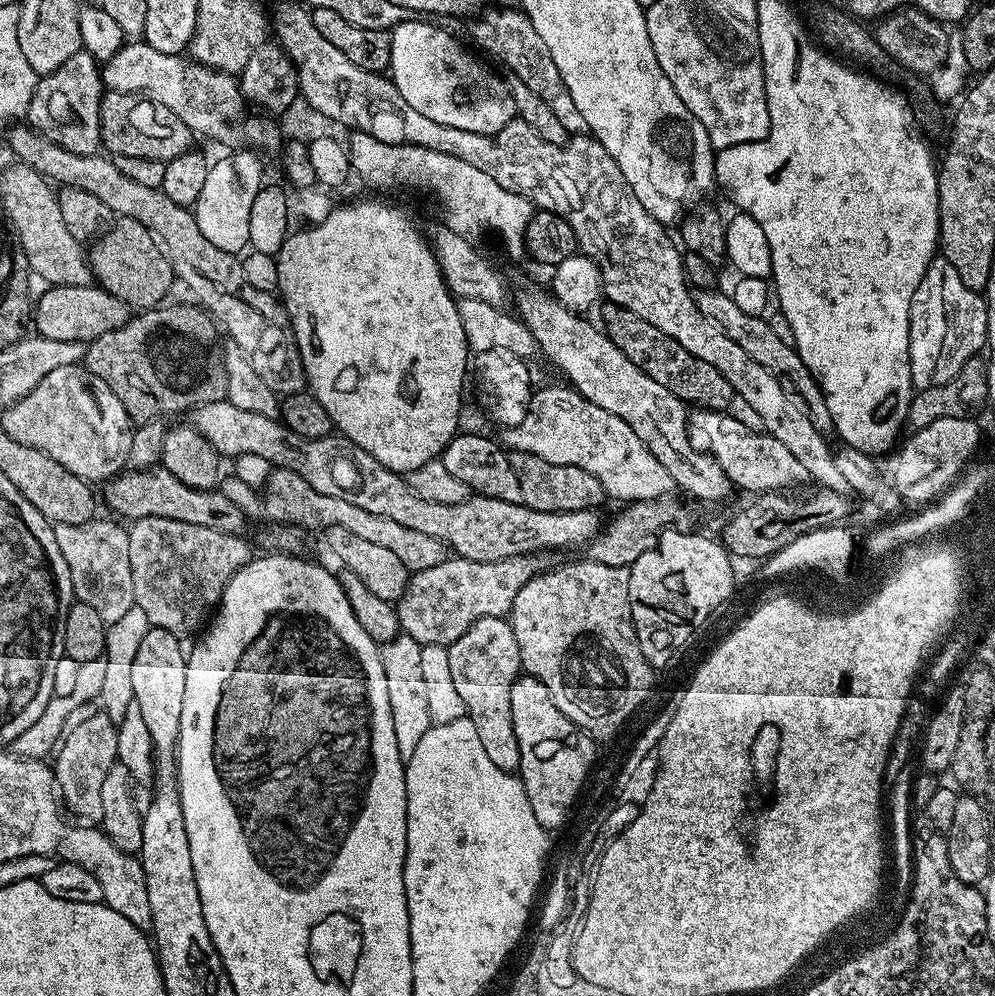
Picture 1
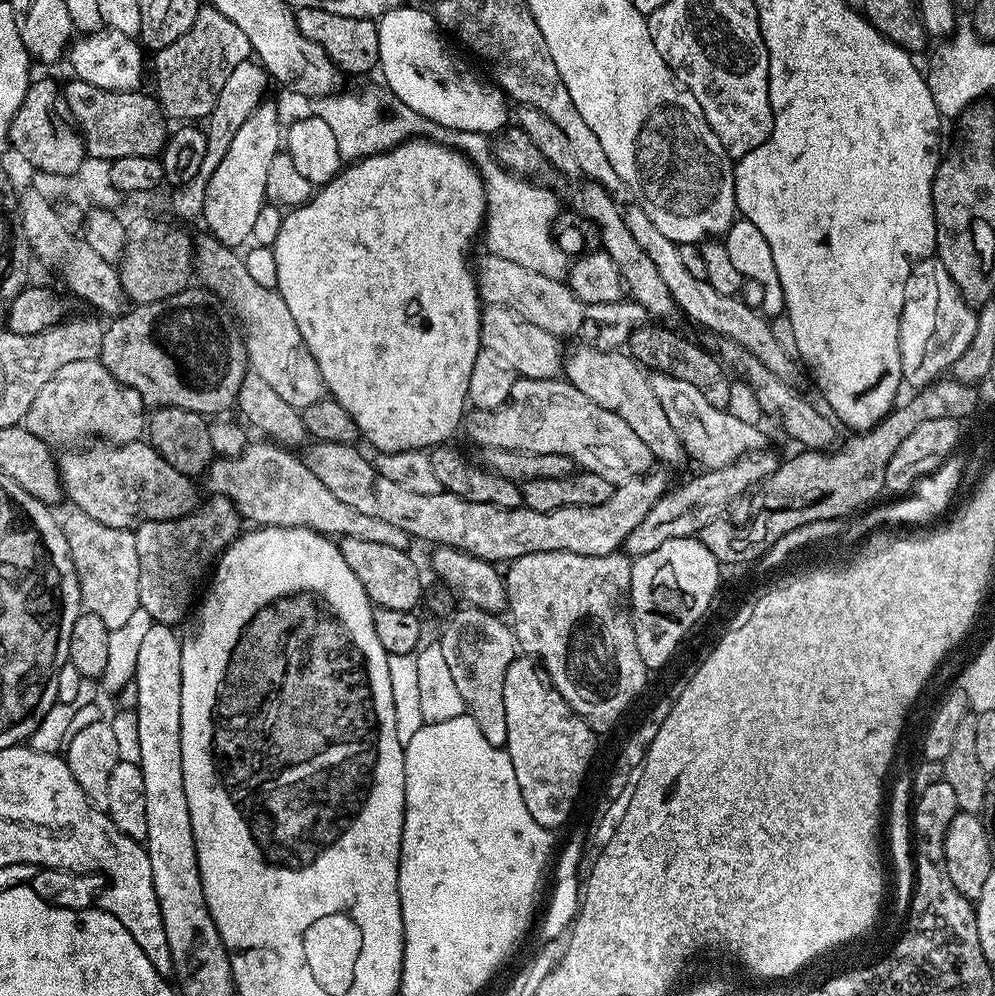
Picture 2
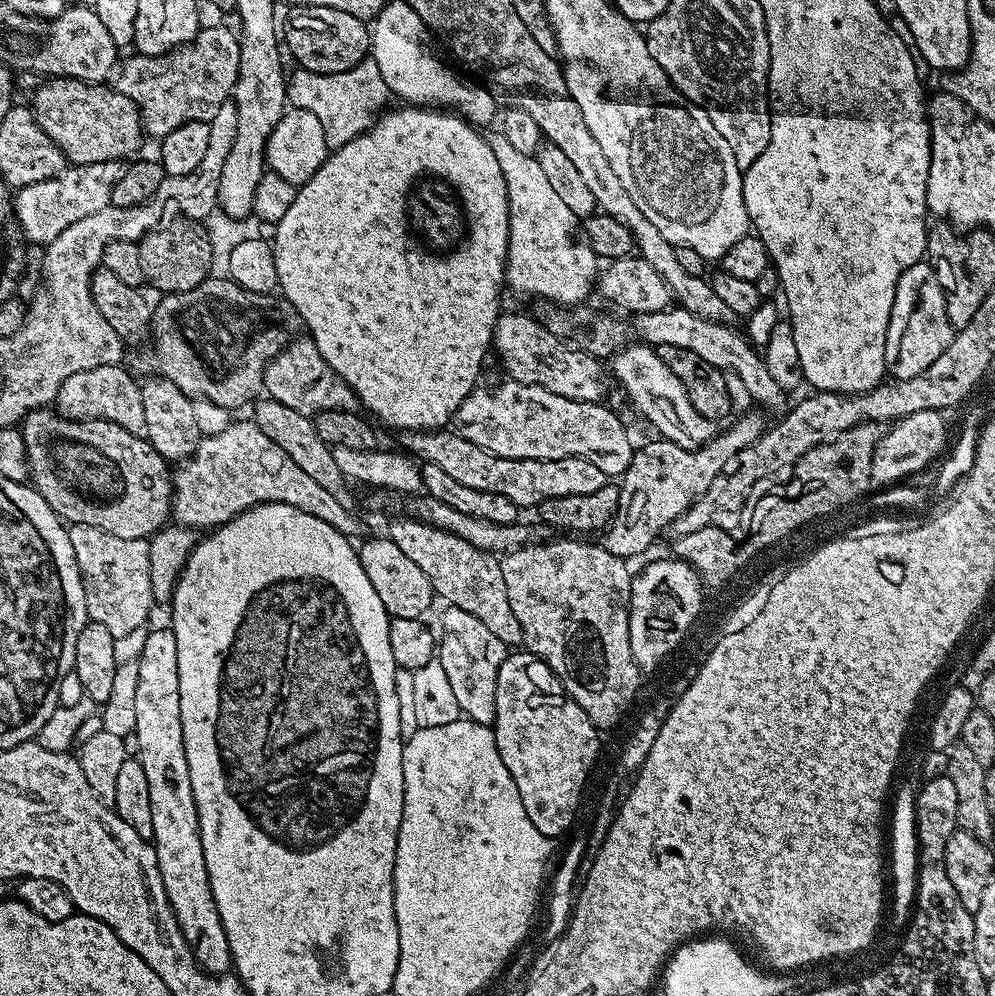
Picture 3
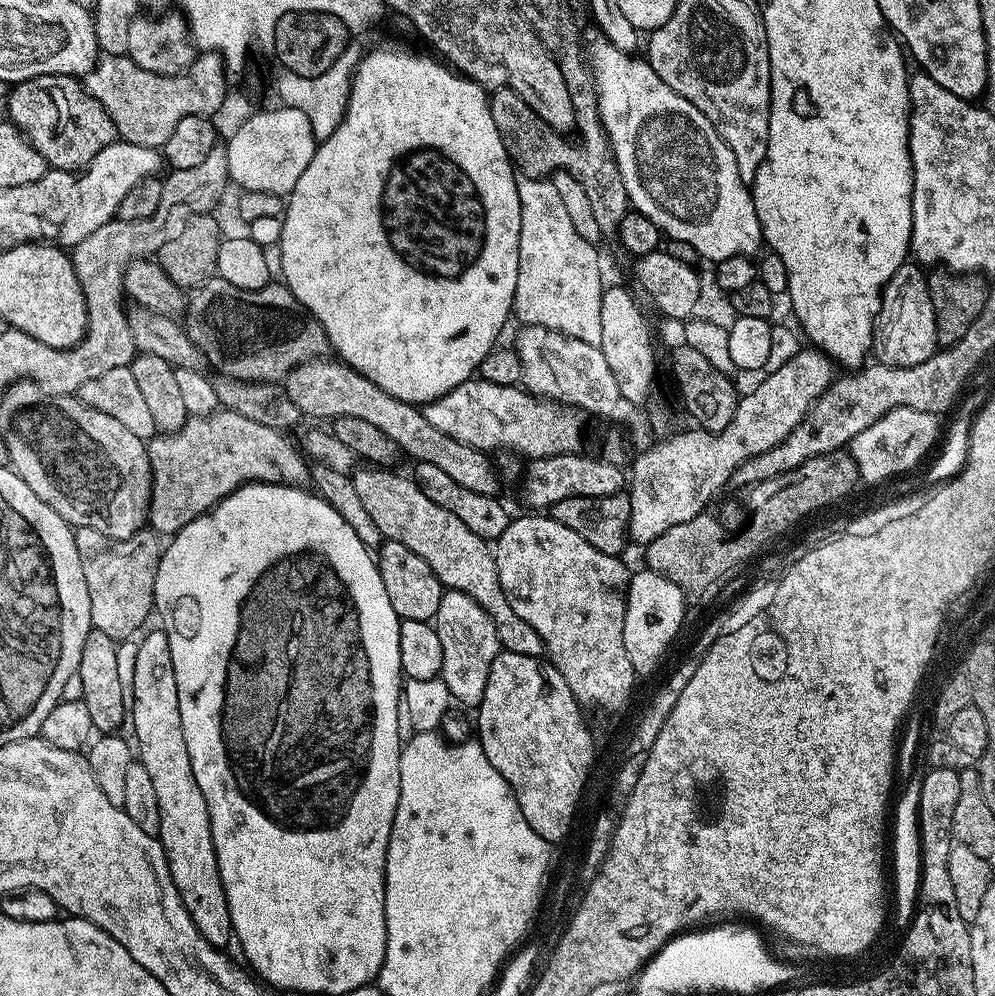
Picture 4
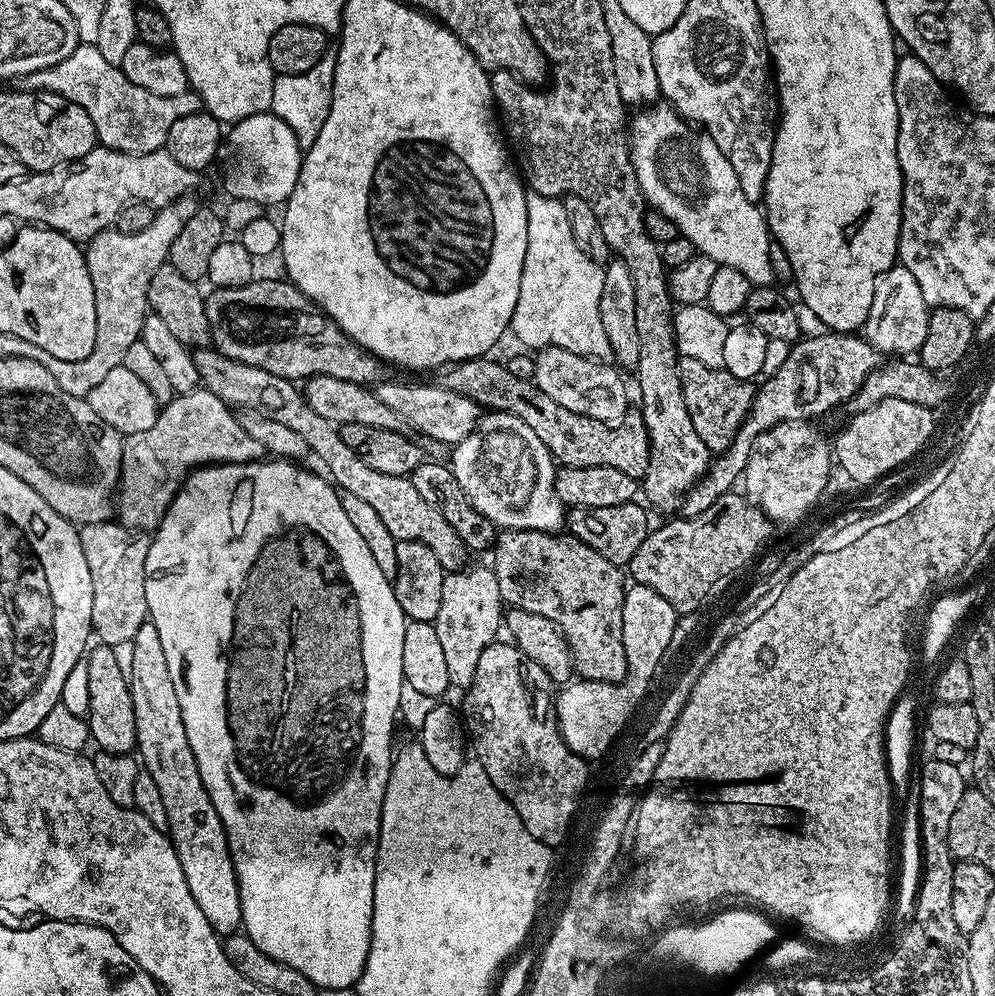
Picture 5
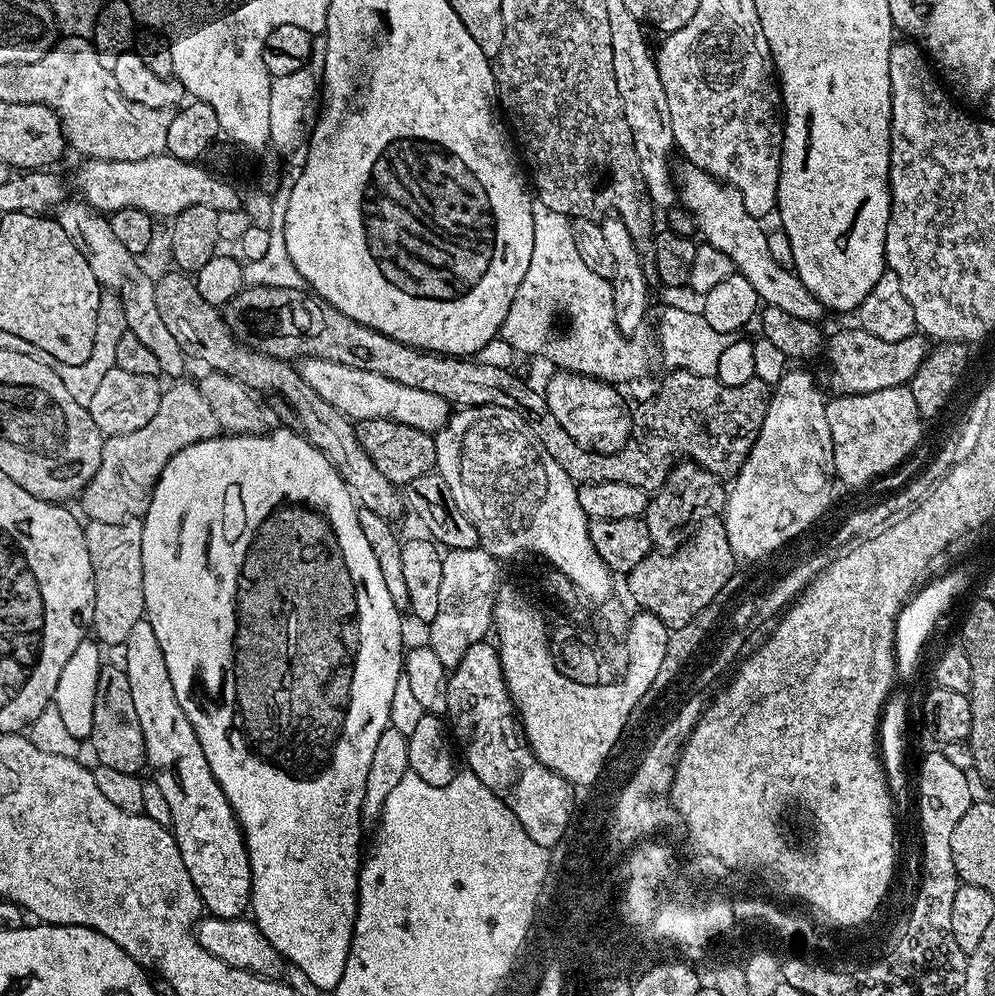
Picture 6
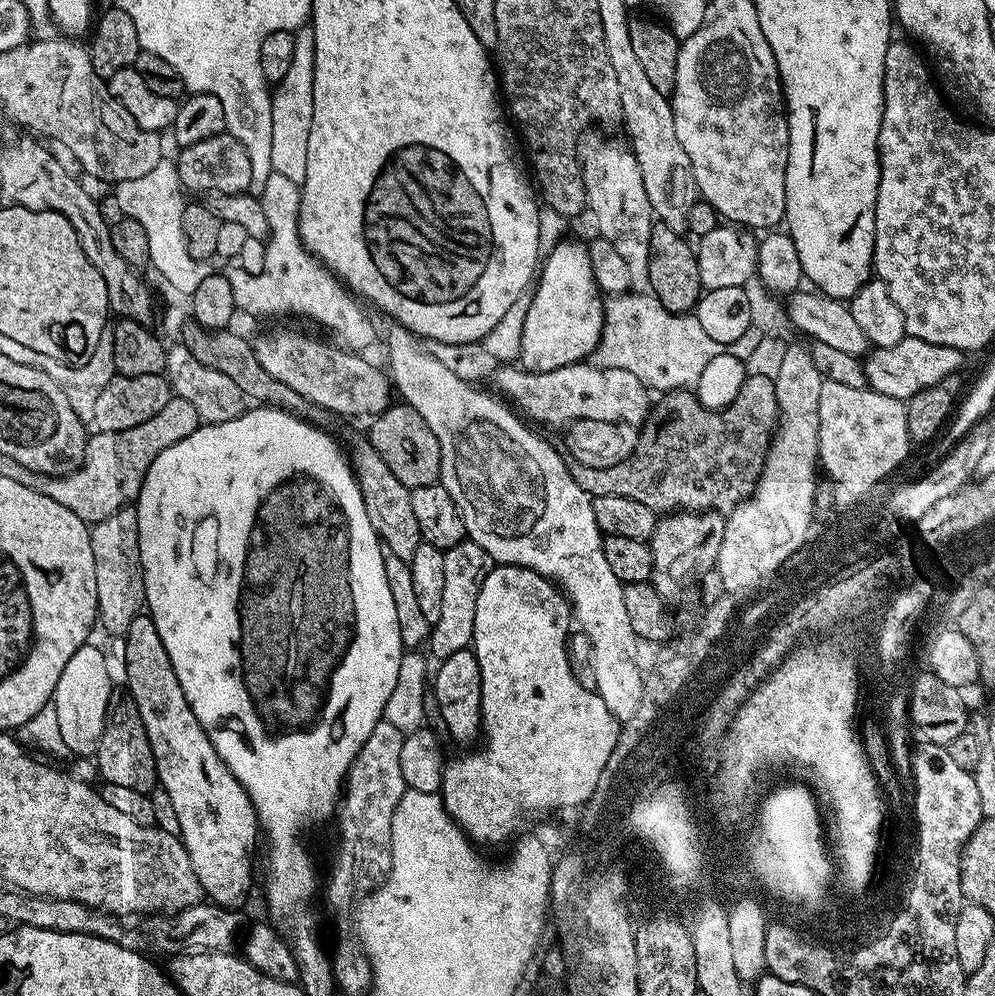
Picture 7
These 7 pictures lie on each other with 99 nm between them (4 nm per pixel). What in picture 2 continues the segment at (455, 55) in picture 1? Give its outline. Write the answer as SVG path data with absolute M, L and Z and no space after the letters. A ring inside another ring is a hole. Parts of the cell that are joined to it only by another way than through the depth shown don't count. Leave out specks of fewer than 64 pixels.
M395 6L378 20L376 29L380 55L378 72L388 83L387 91L410 106L410 110L459 132L496 134L509 123L510 100L504 89L491 79L483 80L462 57L452 56L431 11Z

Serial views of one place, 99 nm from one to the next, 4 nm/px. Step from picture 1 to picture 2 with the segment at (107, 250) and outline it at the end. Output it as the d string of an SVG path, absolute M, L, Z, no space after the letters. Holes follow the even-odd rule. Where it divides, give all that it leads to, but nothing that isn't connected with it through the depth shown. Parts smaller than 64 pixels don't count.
M148 216L127 221L126 246L123 256L118 261L118 271L124 295L133 305L169 300L174 294L189 287L191 280L188 279L193 279L194 276L194 240L179 228L179 223L176 224L167 224L164 220L151 220Z

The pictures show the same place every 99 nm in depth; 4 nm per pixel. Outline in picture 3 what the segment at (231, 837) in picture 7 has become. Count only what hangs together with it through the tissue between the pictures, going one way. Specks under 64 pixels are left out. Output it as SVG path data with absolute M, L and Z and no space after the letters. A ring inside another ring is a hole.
M171 627L152 628L146 638L146 646L142 646L142 654L140 659L135 661L134 669L136 668L136 693L132 696L132 712L136 715L136 748L138 759L142 770L146 770L146 782L150 785L150 812L154 817L154 826L152 827L152 839L150 841L153 848L156 850L158 858L158 870L162 874L162 886L166 886L166 898L170 902L170 906L174 910L174 918L178 918L178 926L182 930L182 934L186 938L186 942L190 946L190 950L194 954L197 964L204 969L205 972L213 974L224 974L232 968L232 951L230 950L230 942L226 938L226 930L222 926L222 918L218 914L218 906L214 902L214 894L210 890L210 878L206 874L206 854L202 854L202 838L200 837L200 823L198 822L198 810L194 802L194 790L190 786L190 770L186 762L186 750L184 749L184 739L182 738L182 714L180 713L180 691L178 690L178 638L174 638Z

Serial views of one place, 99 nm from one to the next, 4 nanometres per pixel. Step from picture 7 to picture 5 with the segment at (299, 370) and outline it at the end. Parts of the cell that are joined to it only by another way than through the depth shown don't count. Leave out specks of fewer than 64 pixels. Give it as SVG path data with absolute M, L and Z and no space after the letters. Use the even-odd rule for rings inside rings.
M385 382L375 385L376 397L394 414L398 414L405 425L408 424L416 432L421 432L421 437L436 440L441 446L455 446L462 442L473 430L476 423L480 421L482 409L479 404L458 394L454 390L436 384L392 384Z

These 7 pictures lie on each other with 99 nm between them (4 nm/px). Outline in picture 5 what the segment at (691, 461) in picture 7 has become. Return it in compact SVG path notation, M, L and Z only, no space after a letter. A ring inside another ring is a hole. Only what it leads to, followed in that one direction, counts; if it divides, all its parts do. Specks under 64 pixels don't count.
M256 278L240 288L213 287L205 295L204 305L211 347L234 362L270 370L270 374L293 382L329 376L342 378L342 382L375 386L389 379L389 365L358 346L287 279ZM680 357L680 381L682 394L686 398L686 410L690 410L690 422L698 430L698 438L706 442L713 454L724 452L733 442L734 436L742 426L752 400L756 396L757 385L750 380L739 380L734 374L722 368L711 368L698 358ZM493 358L463 360L443 369L443 387L454 390L466 398L470 398L481 409L494 412L512 412L538 438L542 438L542 446L550 450L557 465L565 468L581 468L582 466L614 466L614 470L622 470L622 474L630 474L630 478L639 481L648 468L648 441L632 440L628 432L615 432L617 429L594 418L586 418L581 412L566 410L566 406L558 406L550 394L546 394L531 379L523 380L516 372L511 372L504 364Z

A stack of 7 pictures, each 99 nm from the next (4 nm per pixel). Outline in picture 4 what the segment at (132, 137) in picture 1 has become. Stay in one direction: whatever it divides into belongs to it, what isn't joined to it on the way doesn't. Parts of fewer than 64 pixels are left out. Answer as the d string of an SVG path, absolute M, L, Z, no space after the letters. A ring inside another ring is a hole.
M35 76L11 91L7 119L42 154L49 169L79 172L103 147L118 140L102 102L93 98L75 76Z

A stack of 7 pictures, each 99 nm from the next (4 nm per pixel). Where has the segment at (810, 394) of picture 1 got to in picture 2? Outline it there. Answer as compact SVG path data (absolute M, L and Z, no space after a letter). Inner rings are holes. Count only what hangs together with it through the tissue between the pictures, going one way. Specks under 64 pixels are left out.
M632 202L629 208L623 209L626 226L630 226L630 234L634 234L634 242L646 250L646 258L654 262L658 269L658 274L662 277L662 282L666 282L666 288L674 298L677 309L681 313L685 312L694 323L700 328L705 328L713 335L722 338L732 339L740 344L746 351L756 356L764 366L774 373L782 382L788 386L797 387L802 380L803 369L799 361L790 355L781 344L778 343L771 330L769 321L755 308L749 307L741 297L730 296L718 293L714 286L710 286L708 280L694 278L690 270L686 270L686 265L682 262L682 257L678 254L680 245L675 244L662 230L650 222L648 215L640 208L640 205Z

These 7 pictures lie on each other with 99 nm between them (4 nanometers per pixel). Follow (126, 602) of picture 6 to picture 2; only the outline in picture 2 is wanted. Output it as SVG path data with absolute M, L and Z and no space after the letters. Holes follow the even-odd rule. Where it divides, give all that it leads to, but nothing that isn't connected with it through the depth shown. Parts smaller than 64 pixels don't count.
M72 510L68 517L63 517L62 527L66 546L70 546L70 558L74 562L74 570L78 574L80 602L83 611L98 614L98 618L102 618L102 622L106 622L106 626L110 630L125 625L134 615L134 610L141 607L139 602L139 562L134 531L127 528L102 526L102 522L94 522L94 518L90 518L79 510Z

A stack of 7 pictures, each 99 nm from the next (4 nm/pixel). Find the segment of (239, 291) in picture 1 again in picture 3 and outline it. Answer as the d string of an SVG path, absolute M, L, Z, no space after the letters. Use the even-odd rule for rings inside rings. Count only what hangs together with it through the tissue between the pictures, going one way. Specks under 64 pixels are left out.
M304 334L291 340L268 363L268 369L264 371L264 392L271 399L282 402L282 406L290 406L290 410L298 410L313 418L326 410L360 412L362 408L354 390L330 367L326 358L318 354L318 346Z

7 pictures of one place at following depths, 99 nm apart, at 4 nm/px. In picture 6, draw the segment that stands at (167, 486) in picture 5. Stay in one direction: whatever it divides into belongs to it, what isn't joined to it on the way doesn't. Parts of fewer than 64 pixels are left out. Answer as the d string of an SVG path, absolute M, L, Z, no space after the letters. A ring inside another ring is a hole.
M184 382L169 383L172 385L169 388L167 385L161 391L158 411L154 418L150 418L150 422L146 422L146 426L142 426L142 430L130 430L130 434L118 434L105 439L102 462L94 478L90 478L78 497L79 511L84 511L88 520L120 524L123 520L143 517L166 462L170 462L174 454L186 450L186 446L194 446L221 435L218 418L214 418L199 387L195 383L180 383Z

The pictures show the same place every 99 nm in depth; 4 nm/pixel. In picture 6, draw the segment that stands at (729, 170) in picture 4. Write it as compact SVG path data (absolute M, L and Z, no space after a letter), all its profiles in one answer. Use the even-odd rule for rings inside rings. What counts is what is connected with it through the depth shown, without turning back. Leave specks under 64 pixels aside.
M684 162L679 165L674 179L678 189L679 203L696 219L696 231L703 243L714 246L730 258L733 269L754 286L761 301L767 306L778 306L778 310L786 310L786 314L794 314L794 318L820 322L826 315L826 309L806 286L789 269L783 268L774 260L769 251L768 232L754 214L746 210L742 202L742 194L738 194L722 180L714 180L707 172L692 164Z

